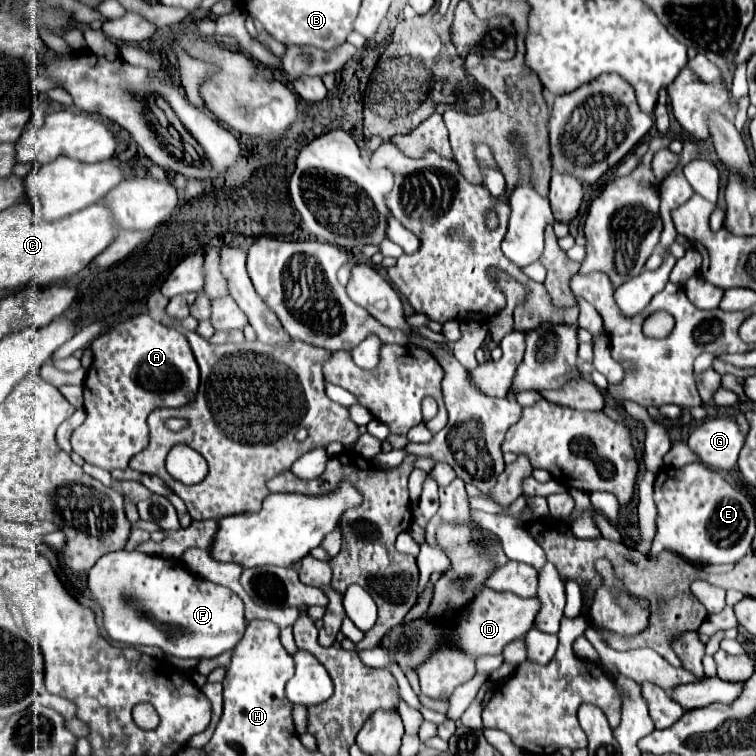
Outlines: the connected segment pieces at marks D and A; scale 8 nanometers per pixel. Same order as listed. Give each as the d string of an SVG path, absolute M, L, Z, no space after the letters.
M484 588L480 596L472 602L468 612L460 612L454 624L460 622L460 648L468 648L476 658L482 654L502 654L504 646L510 644L514 638L524 636L532 626L540 612L538 596L522 598L514 592L498 592L492 588Z
M148 314L116 324L92 342L92 352L94 362L84 386L86 420L72 432L70 444L92 466L124 470L130 458L148 446L148 414L164 406L180 408L194 400L200 370L184 334Z

